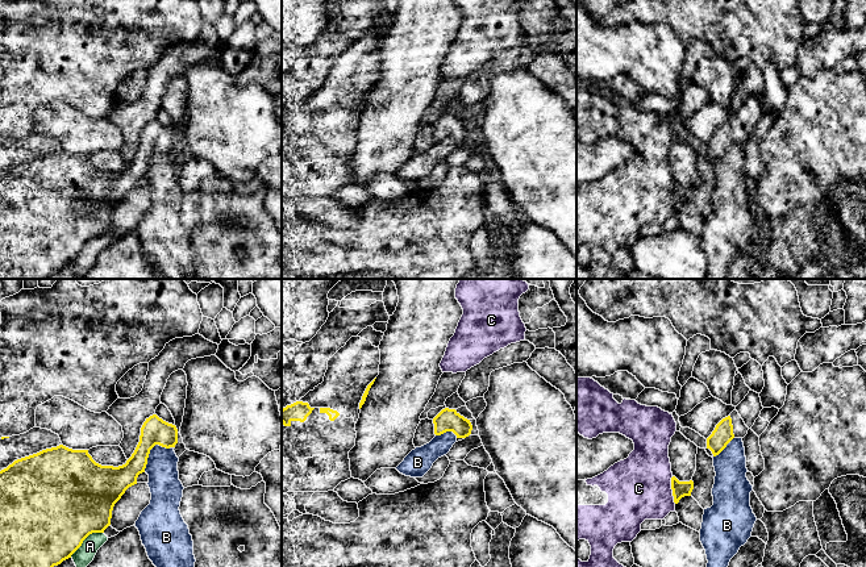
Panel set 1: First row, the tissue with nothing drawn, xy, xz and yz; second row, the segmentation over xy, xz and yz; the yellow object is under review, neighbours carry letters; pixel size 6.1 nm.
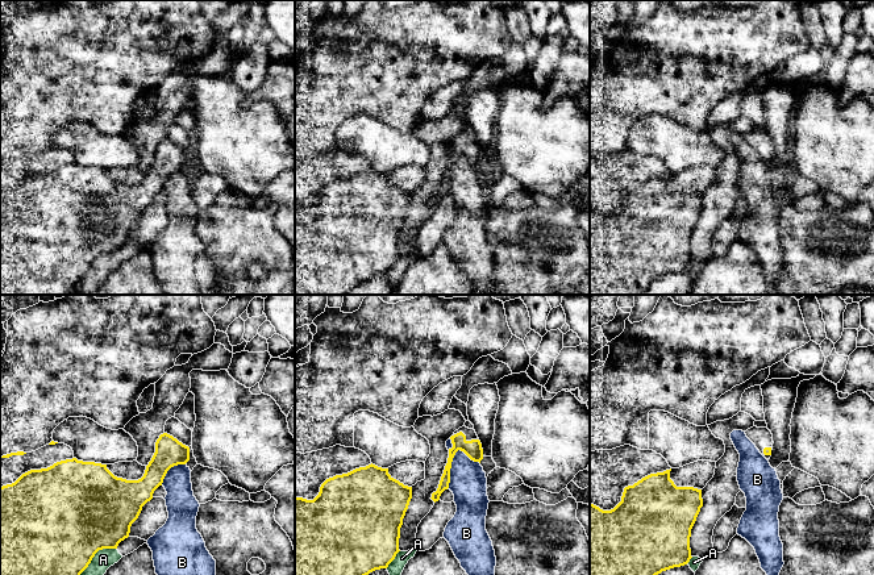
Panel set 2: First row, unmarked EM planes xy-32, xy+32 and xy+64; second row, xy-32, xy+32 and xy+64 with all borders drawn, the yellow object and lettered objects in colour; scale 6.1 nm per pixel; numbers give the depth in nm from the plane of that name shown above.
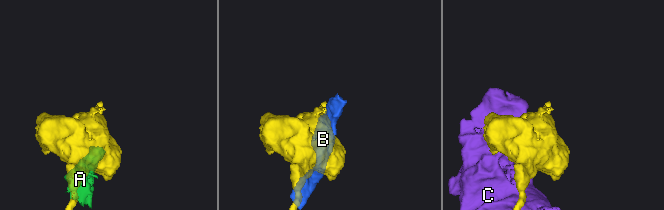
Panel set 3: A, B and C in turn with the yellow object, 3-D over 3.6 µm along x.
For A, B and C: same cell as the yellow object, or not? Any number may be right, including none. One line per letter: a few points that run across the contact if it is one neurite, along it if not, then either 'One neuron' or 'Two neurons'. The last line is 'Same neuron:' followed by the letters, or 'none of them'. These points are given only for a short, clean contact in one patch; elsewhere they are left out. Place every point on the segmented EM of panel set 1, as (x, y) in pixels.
A: Two neurons
B: Line: xy (169, 447), (155, 445), (150, 450), (144, 471). Two neurons
C: Two neurons
Same neuron: none of them

